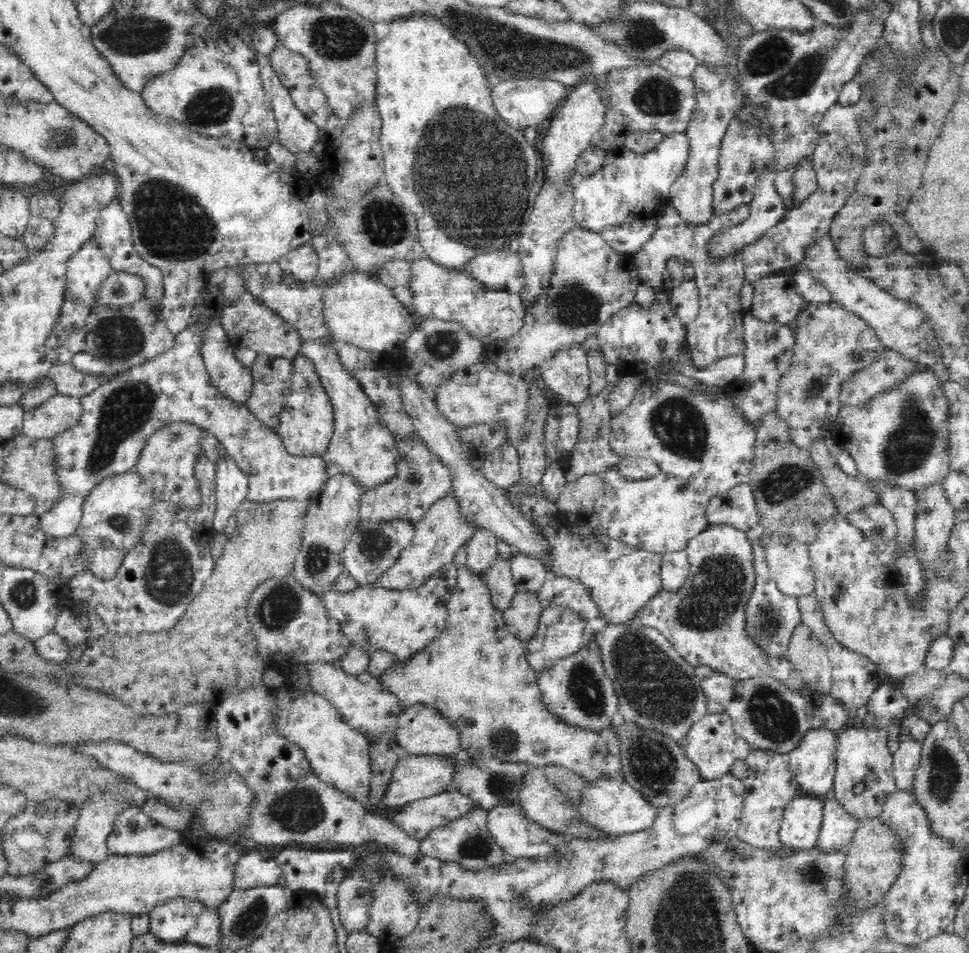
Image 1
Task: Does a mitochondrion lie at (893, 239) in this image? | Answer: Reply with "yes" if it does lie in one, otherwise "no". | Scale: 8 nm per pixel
no

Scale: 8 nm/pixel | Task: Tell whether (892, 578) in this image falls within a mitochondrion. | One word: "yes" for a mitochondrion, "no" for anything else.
no

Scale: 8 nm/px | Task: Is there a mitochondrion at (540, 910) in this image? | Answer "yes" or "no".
no

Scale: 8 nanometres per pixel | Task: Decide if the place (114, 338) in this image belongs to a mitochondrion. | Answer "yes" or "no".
yes

